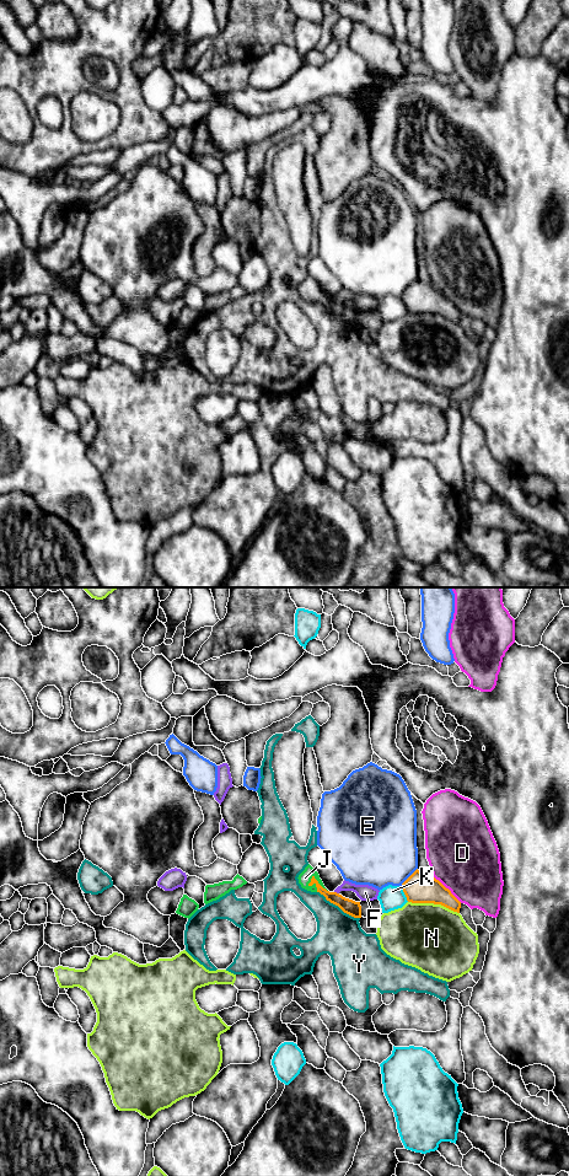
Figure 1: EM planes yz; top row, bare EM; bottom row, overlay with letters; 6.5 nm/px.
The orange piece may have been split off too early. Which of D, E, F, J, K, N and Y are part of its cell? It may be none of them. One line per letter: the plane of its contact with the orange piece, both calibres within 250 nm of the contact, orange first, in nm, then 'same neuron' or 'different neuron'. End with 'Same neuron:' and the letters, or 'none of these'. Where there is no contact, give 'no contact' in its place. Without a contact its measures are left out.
D: yz | 200/460 nm | different neuron
E: yz | 200/460 nm | different neuron
F: yz | 100/110 nm | different neuron
J: yz | 100/80 nm | same neuron
K: yz | 200/160 nm | different neuron
N: yz | 200/440 nm | different neuron
Y: yz | 100/300 nm | different neuron
Same neuron: J

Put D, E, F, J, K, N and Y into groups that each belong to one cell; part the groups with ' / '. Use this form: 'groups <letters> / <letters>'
groups D / E / F / J / K / N / Y

